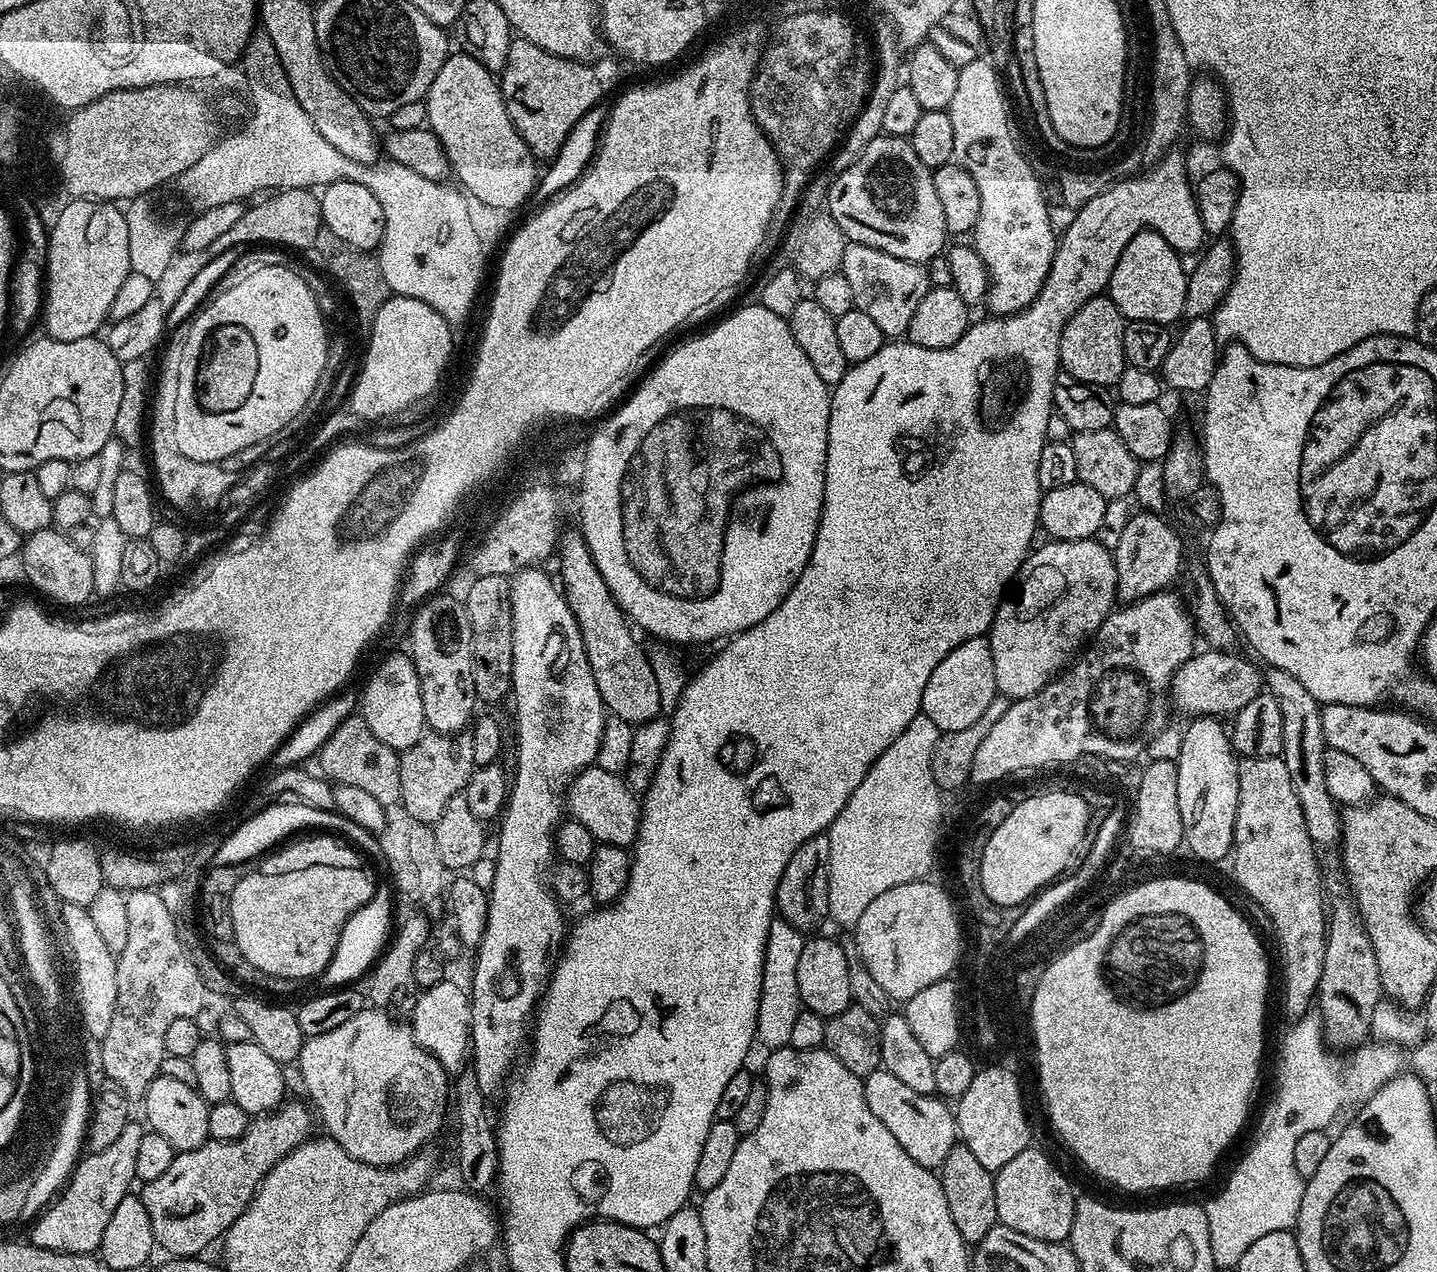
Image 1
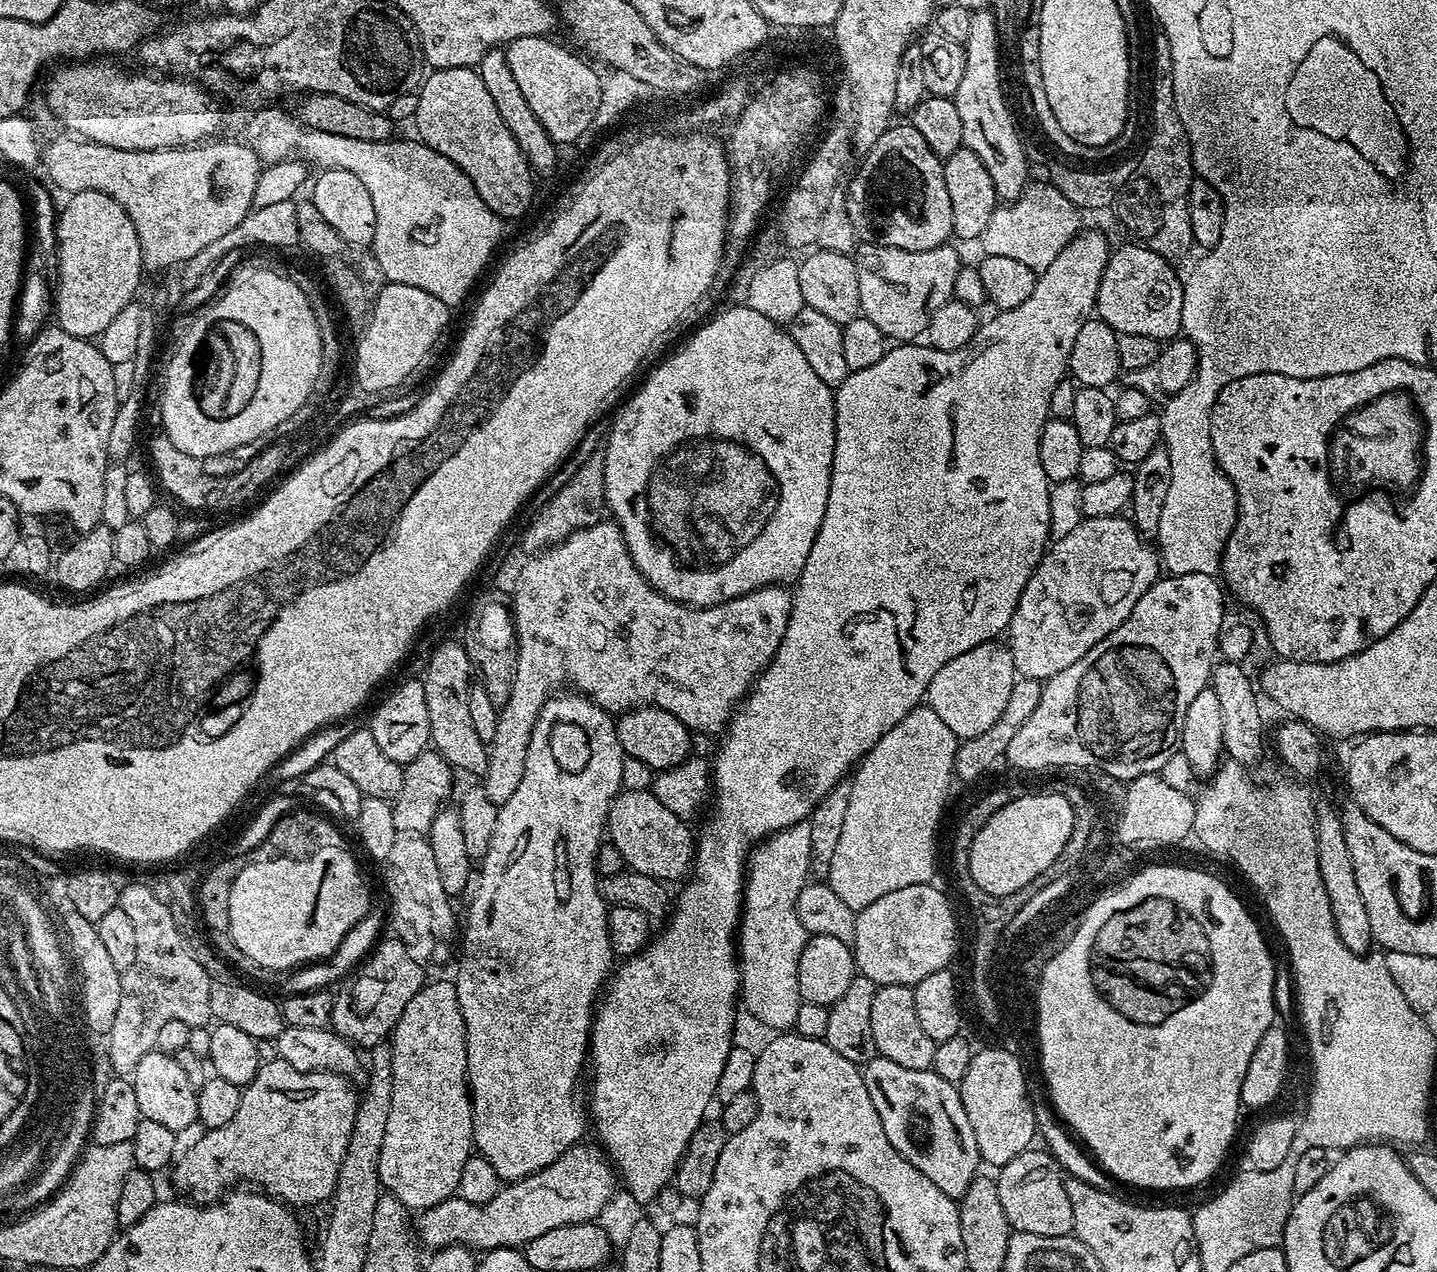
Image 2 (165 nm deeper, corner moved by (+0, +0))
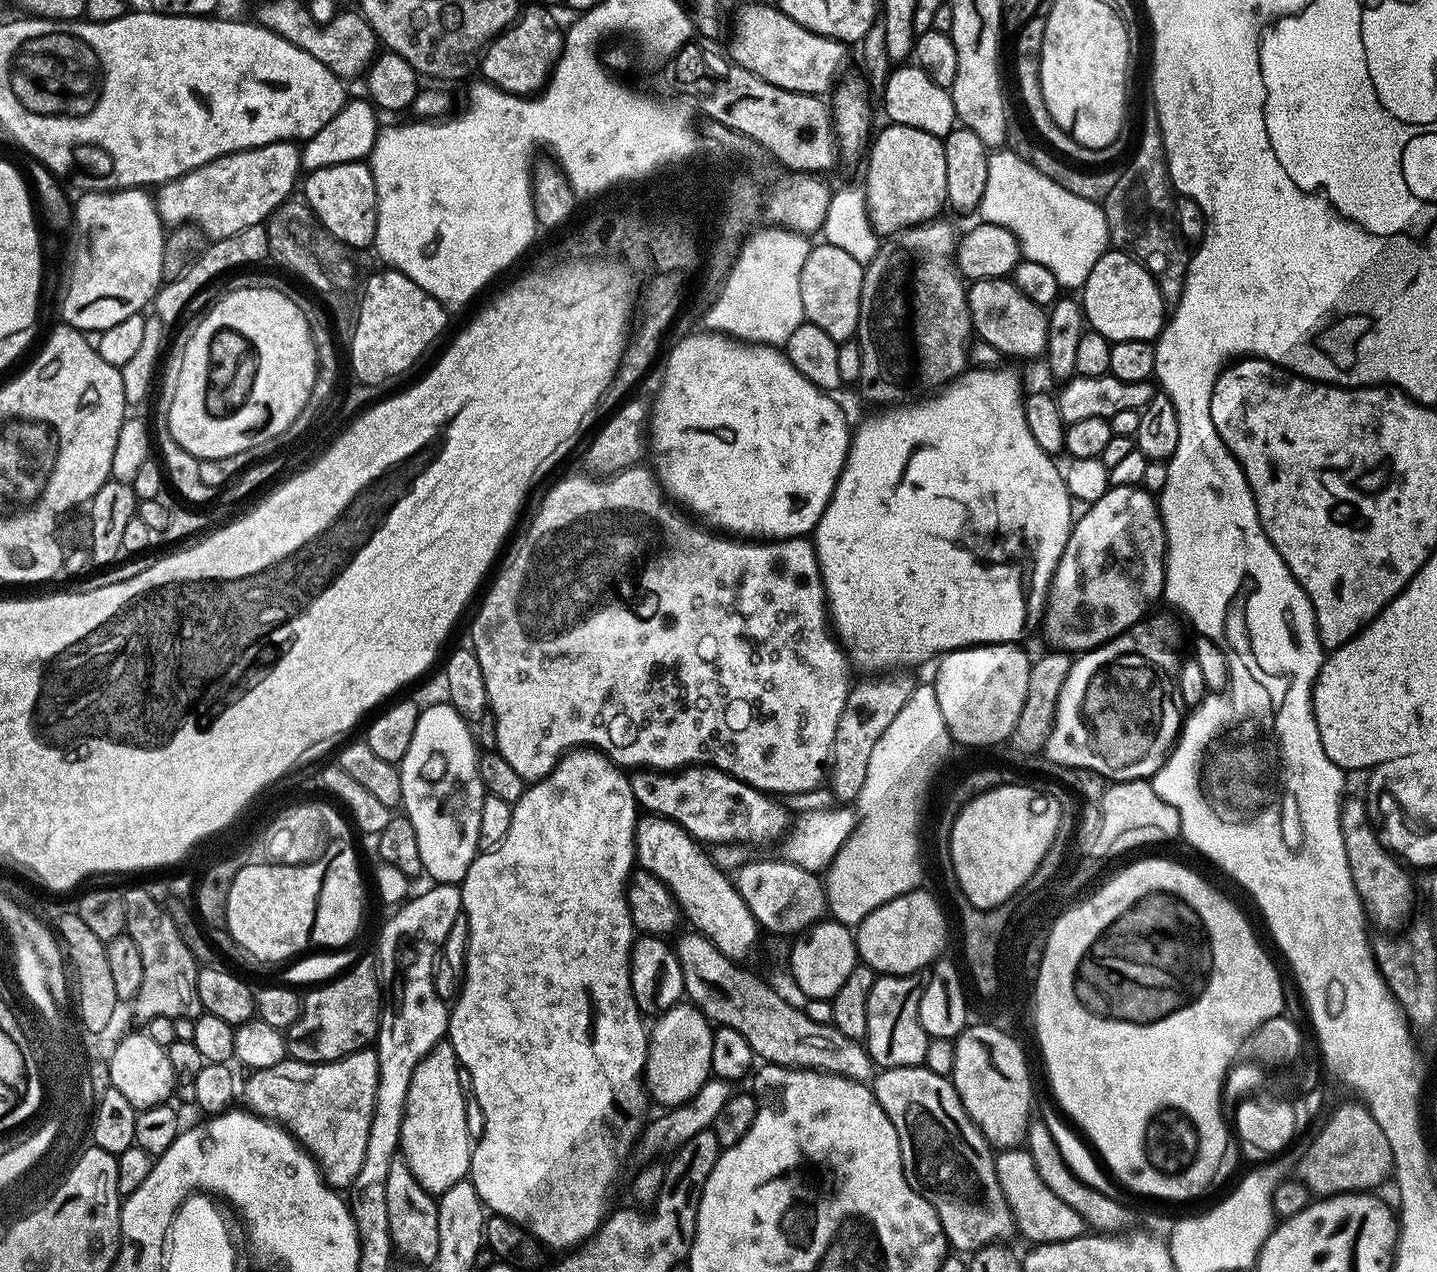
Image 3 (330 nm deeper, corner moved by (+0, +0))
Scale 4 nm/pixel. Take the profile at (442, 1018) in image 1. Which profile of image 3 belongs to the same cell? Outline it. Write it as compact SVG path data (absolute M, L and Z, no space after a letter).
M439 1042L414 1066L404 1103L400 1130L400 1150L404 1164L431 1194L450 1190L469 1175L473 1141L468 1141L468 1108L464 1105L466 1088L460 1085L462 1072L451 1043Z

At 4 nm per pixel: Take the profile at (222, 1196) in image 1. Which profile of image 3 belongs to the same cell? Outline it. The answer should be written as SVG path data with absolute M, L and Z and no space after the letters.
M375 1051L354 1052L343 1060L318 1064L285 1058L274 1066L257 1068L249 1076L252 1077L242 1084L242 1100L244 1096L248 1103L247 1111L259 1116L261 1120L281 1125L297 1145L312 1157L329 1188L351 1189L354 1178L358 1178L358 1170L362 1170L362 1158L366 1158L366 1138L370 1138L370 1118L376 1105L378 1066Z

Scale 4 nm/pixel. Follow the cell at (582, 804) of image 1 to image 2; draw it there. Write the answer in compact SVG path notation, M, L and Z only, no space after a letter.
M624 790L612 801L612 808L608 811L606 836L610 843L618 846L625 865L631 871L649 875L650 878L661 882L680 879L683 881L694 868L694 832L691 832L688 827L689 825L685 821L679 820L674 813L666 810L666 806L662 806L662 802L658 802L658 798L652 791L630 792Z

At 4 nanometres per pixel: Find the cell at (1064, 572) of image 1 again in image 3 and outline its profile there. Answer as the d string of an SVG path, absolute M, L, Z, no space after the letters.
M1140 486L1109 487L1108 492L1087 505L1083 509L1085 512L1081 516L1079 513L1073 523L1062 558L1052 571L1052 583L1048 585L1043 605L1044 636L1055 651L1067 654L1089 652L1141 623L1149 611L1147 608L1156 599L1161 599L1166 563L1164 524L1160 521L1160 510L1153 493L1151 496L1142 489Z

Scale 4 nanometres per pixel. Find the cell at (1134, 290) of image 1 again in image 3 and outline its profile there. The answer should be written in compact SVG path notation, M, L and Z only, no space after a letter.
M1109 250L1094 262L1094 270L1082 289L1083 319L1091 331L1102 334L1109 342L1118 340L1155 341L1166 323L1166 305L1156 285L1156 278L1133 256Z

